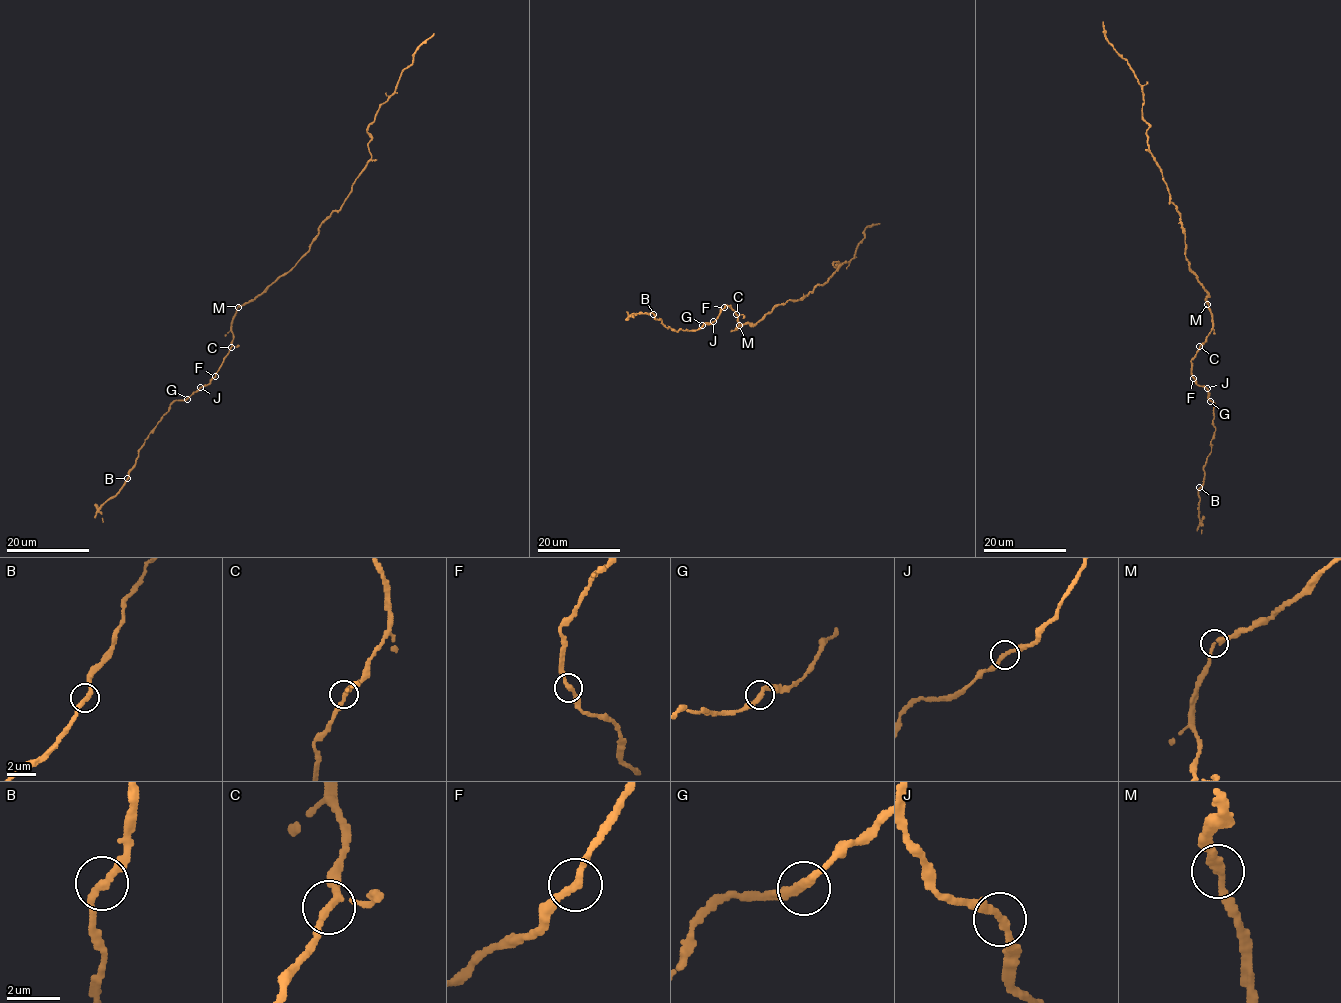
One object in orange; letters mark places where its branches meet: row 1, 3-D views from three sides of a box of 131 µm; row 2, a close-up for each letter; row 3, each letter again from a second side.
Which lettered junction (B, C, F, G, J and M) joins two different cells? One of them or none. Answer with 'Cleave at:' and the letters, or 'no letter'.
Cleave at: no letter

